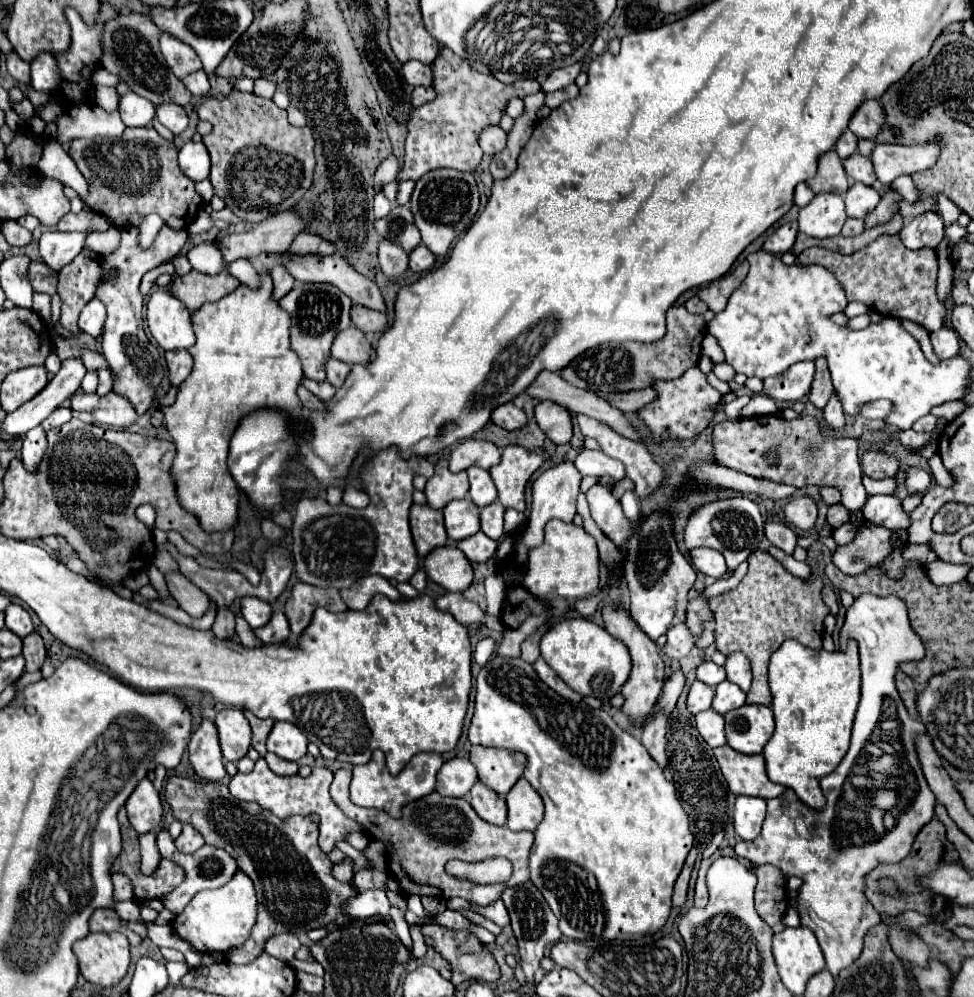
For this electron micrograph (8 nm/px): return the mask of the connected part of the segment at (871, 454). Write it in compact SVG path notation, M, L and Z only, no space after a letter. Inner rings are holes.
M866 451L862 457L862 471L864 475L872 479L886 479L894 477L900 469L900 463L896 457L888 453L878 453L878 451Z

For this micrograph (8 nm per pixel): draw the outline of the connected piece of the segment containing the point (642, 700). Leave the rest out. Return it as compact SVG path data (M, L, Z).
M604 607L602 609L602 617L604 617L604 623L606 623L606 631L628 647L630 659L632 659L632 673L630 673L628 681L622 687L622 695L624 695L622 713L628 717L628 721L632 725L642 725L652 715L654 705L658 701L658 695L662 691L662 685L664 685L664 661L660 657L654 641L648 639L648 635L638 629L638 625L630 619L630 615L622 607Z

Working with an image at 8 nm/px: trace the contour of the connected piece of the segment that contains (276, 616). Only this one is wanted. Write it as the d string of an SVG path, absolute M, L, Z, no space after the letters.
M276 609L272 613L272 619L268 625L254 629L254 633L266 643L266 645L280 645L282 641L286 641L290 637L290 627L288 627L288 619L284 615L284 611Z

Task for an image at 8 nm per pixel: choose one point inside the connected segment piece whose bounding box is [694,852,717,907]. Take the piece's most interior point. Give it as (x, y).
(701, 898)

